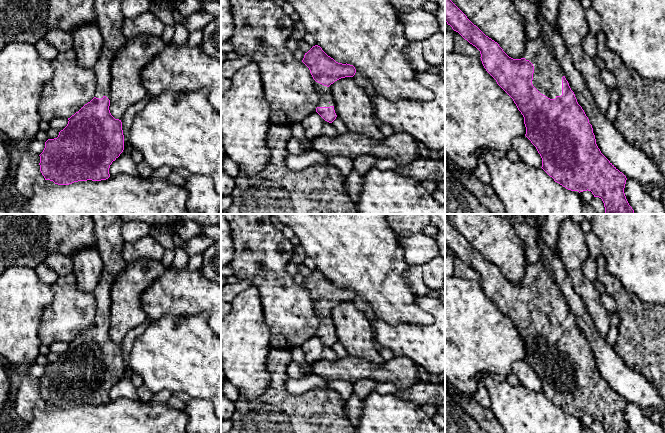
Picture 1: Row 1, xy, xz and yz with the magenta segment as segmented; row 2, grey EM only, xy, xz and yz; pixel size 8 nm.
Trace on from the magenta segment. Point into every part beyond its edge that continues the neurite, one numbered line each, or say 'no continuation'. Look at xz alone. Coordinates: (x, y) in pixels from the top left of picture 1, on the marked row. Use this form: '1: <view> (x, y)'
1: xz (325, 96)

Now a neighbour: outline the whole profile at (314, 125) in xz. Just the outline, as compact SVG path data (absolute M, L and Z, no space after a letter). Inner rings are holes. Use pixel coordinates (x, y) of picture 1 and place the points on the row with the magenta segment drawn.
M317 112L305 117L301 124L304 127L305 137L309 141L317 136L336 137L338 135L334 126L325 121Z

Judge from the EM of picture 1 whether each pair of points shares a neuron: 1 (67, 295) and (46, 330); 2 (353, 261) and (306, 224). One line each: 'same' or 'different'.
1: same
2: same

